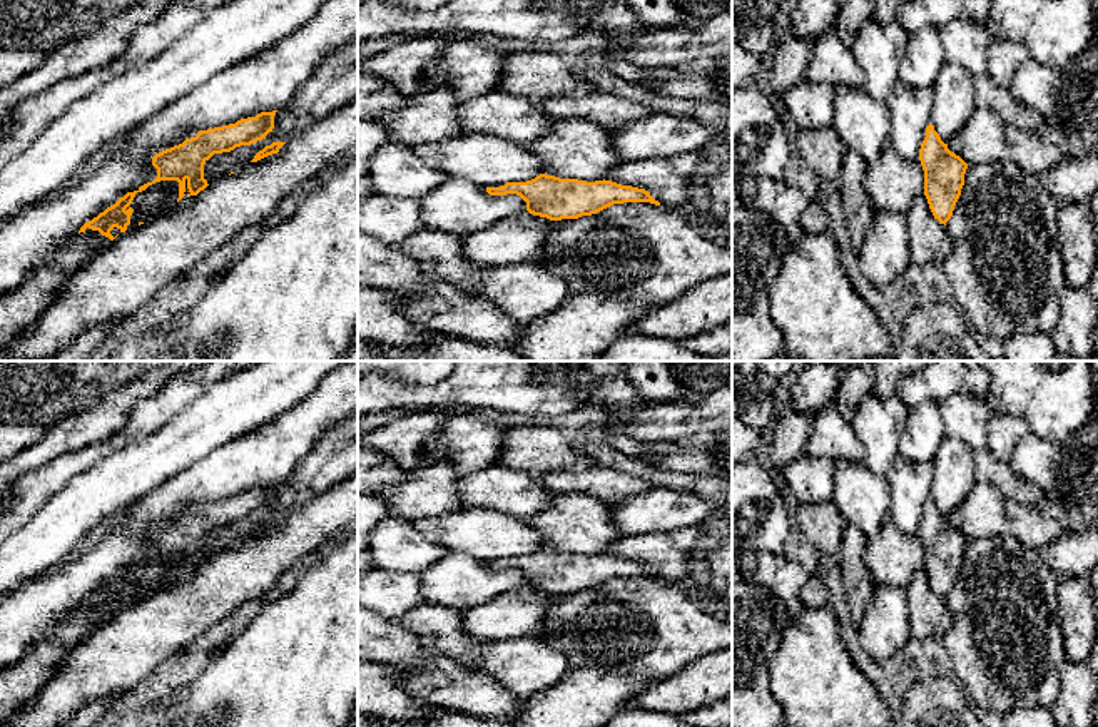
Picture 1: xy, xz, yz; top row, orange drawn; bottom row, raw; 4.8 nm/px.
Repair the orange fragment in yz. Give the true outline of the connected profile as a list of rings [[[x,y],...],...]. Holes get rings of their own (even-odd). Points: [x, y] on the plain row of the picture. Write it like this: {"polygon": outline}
{"polygon": [[[933,498],[926,501],[919,535],[924,545],[924,570],[929,583],[934,593],[946,600],[961,570],[968,538],[948,523]]]}

